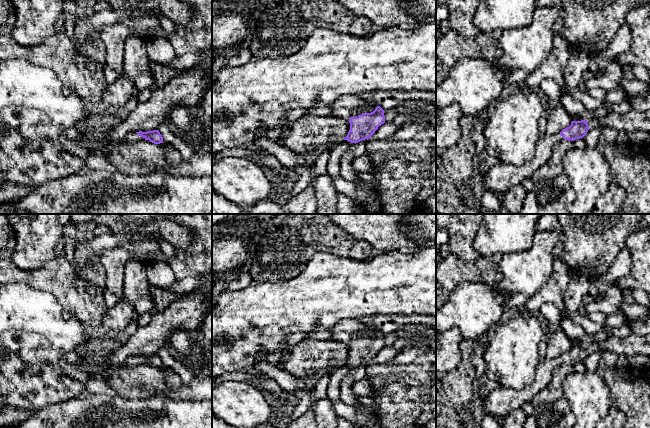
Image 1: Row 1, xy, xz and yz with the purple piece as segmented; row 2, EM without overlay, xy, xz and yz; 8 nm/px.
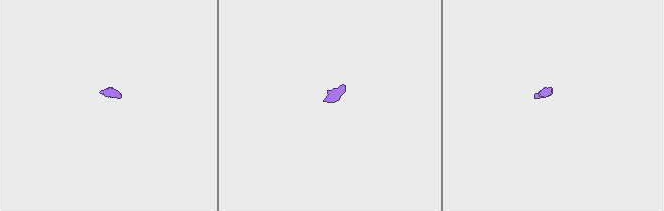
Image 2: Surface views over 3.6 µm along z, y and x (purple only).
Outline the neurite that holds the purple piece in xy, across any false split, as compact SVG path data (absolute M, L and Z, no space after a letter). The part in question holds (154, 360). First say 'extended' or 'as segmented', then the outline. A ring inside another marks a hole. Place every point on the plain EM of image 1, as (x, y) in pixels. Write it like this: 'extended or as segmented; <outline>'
extended; M158 354L147 355L147 356L130 356L126 359L125 364L129 367L136 367L140 364L149 364L154 368L163 367L163 361Z

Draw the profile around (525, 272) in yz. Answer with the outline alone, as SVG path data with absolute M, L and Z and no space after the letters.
M536 231L532 246L522 252L501 255L498 271L502 279L496 285L499 291L512 295L525 294L528 297L536 294L548 281L553 272L553 248L561 240L561 233L552 231Z

